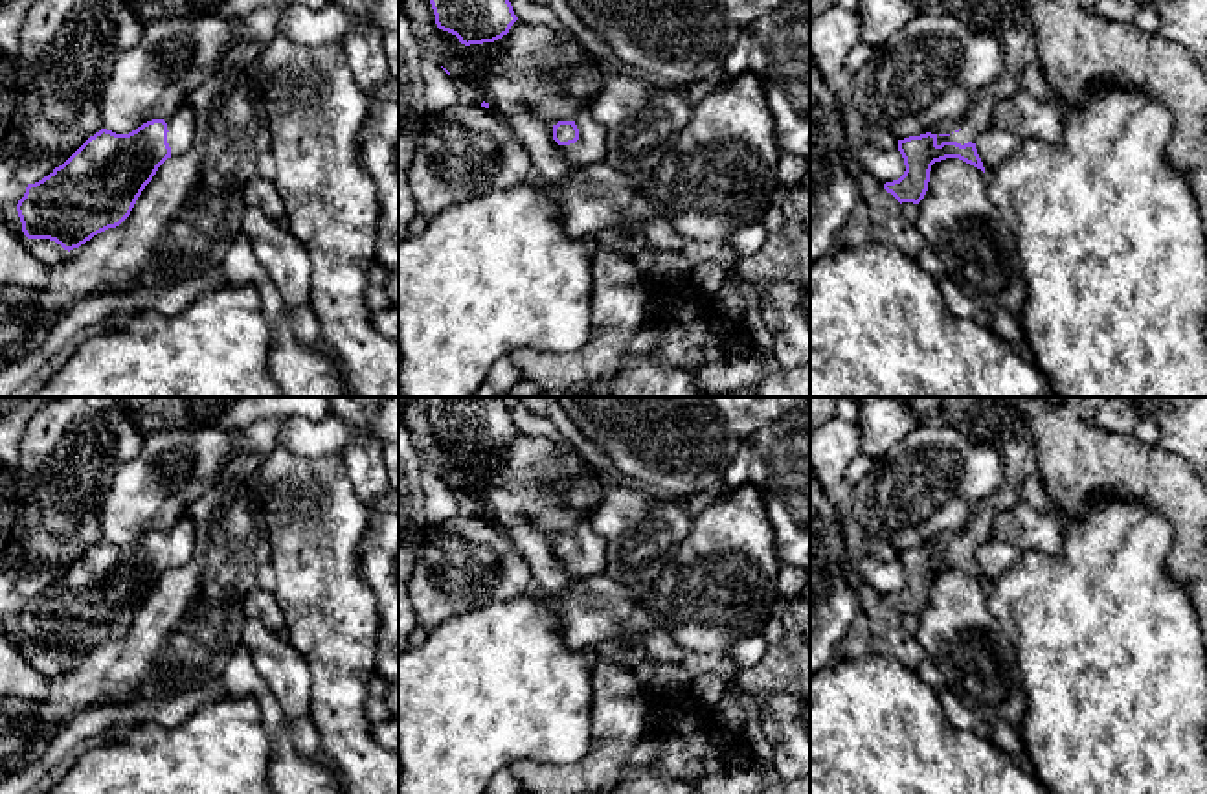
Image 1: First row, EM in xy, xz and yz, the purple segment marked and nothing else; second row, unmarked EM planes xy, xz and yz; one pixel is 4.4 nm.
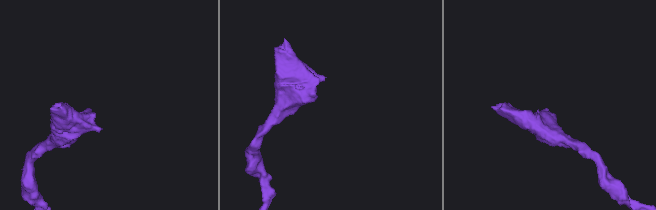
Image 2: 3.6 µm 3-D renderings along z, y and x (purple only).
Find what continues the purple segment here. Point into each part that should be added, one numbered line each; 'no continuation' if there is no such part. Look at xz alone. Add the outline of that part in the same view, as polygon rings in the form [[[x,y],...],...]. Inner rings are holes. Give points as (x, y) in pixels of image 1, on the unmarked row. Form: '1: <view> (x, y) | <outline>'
1: xz (590, 559) | [[[581,522],[575,529],[579,551],[566,559],[566,572],[571,579],[582,581],[601,575],[606,566],[606,542],[588,522]]]

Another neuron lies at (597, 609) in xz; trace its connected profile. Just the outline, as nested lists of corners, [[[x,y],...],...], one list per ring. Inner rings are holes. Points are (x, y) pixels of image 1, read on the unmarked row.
[[[601,573],[579,581],[568,594],[551,596],[535,586],[531,594],[558,616],[562,641],[571,651],[593,651],[603,641],[658,627],[645,607],[650,584],[625,586]]]

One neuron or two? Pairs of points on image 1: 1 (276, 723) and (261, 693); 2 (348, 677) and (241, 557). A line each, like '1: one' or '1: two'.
1: one
2: two

